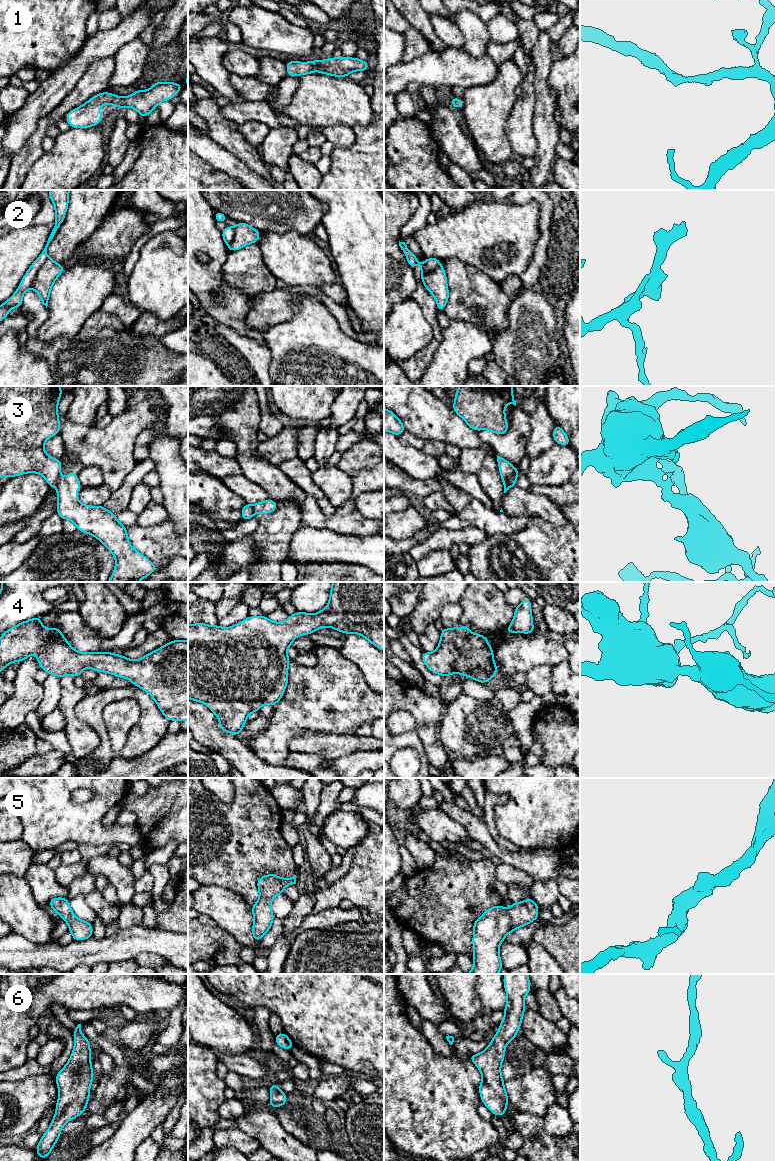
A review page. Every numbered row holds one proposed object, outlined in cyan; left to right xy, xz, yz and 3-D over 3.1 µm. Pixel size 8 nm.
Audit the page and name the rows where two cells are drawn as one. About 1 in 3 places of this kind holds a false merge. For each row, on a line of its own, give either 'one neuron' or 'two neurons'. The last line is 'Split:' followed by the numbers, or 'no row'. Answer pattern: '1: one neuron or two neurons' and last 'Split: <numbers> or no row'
1: one neuron
2: two neurons
3: two neurons
4: one neuron
5: one neuron
6: one neuron
Split: 2, 3

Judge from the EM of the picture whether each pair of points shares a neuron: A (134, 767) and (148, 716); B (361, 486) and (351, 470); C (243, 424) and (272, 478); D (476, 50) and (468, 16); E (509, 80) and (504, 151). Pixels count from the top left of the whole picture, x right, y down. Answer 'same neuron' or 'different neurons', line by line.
A: different neurons
B: different neurons
C: same neuron
D: same neuron
E: same neuron

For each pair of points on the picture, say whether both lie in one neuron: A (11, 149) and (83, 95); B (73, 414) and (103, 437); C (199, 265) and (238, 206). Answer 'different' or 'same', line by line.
A: different
B: different
C: different

